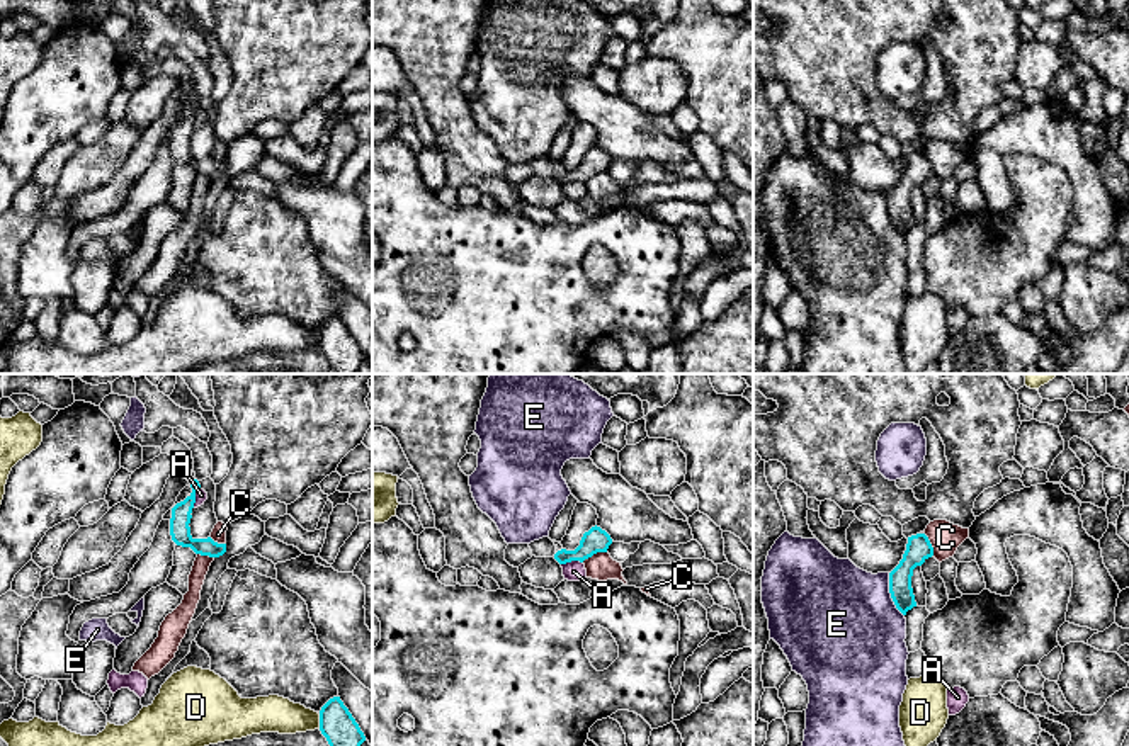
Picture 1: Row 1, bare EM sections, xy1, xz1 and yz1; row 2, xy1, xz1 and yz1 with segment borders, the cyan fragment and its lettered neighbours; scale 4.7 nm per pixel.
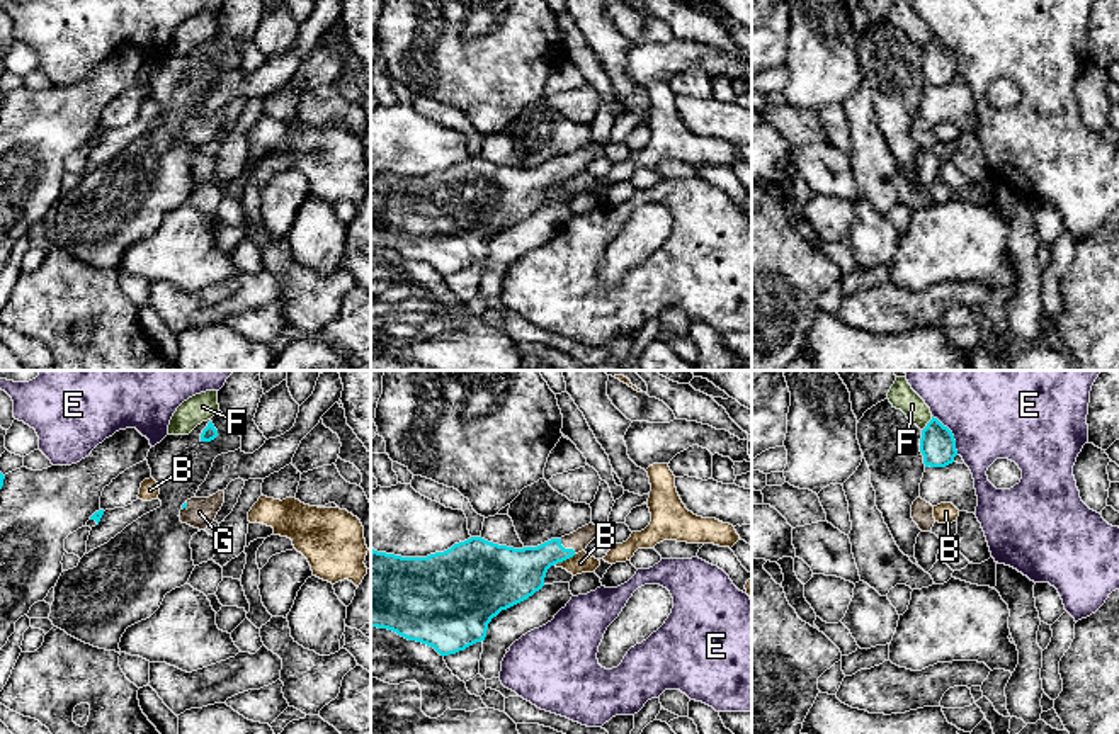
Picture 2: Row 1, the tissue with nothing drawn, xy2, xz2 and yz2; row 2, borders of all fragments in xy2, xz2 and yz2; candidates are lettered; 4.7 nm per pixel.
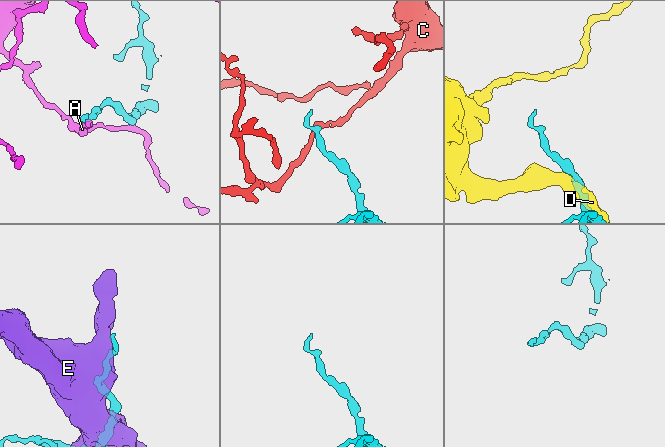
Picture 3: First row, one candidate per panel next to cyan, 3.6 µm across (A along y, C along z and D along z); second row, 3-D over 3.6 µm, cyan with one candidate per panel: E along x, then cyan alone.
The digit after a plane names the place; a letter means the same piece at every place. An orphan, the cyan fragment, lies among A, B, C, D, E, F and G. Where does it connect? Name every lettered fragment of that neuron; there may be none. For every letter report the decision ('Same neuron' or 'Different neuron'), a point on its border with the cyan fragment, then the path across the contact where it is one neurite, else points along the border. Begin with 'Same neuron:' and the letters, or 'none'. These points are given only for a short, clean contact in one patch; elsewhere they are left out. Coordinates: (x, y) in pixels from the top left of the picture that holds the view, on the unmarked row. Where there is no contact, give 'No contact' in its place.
Same neuron: G
A: Different neuron. Touches cyan at xz1 (572, 179). Boundary: xz1 (582, 180), (561, 184)
B: Different neuron. Touches cyan at xz2 (563, 179)
C: Different neuron. Touches cyan at xz1 (594, 172). Boundary: xz1 (606, 170), (597, 170), (582, 180)
D: Different neuron. Touches cyan at xy1 (320, 340)
E: Different neuron. Touches cyan at yz1 (891, 214)
F: Different neuron. Touches cyan at yz2 (927, 43). Boundary: yz2 (932, 36), (922, 50)
G: Same neuron. Touches cyan at xz2 (567, 169). Path across: xz2 (521, 192), (543, 175), (567, 169), (577, 160)

